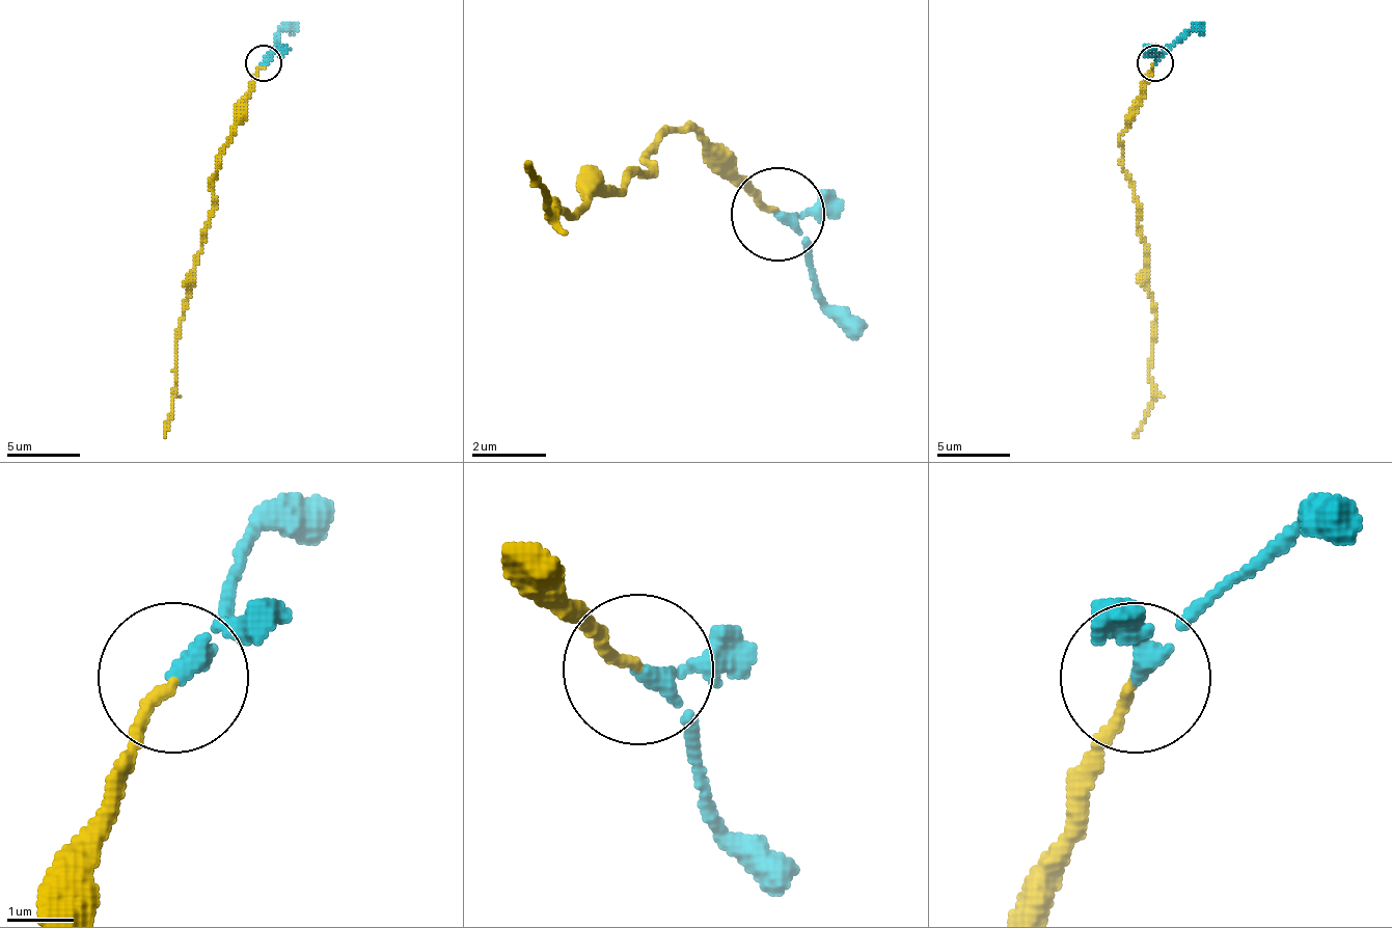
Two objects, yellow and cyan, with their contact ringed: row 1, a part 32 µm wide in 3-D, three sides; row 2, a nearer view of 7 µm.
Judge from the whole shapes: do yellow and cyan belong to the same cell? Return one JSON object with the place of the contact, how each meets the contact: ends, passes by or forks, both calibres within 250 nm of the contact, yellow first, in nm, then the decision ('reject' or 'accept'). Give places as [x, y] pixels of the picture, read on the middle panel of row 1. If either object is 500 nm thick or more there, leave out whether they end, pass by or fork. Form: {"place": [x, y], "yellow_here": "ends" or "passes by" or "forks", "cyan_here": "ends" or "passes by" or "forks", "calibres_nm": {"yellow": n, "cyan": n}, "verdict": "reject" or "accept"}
{"place": [778, 214], "yellow_here": "ends", "cyan_here": "passes by", "calibres_nm": {"yellow": 140, "cyan": 200}, "verdict": "accept"}

